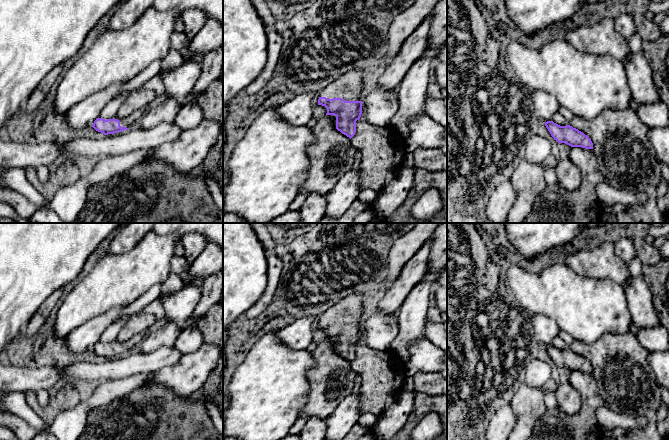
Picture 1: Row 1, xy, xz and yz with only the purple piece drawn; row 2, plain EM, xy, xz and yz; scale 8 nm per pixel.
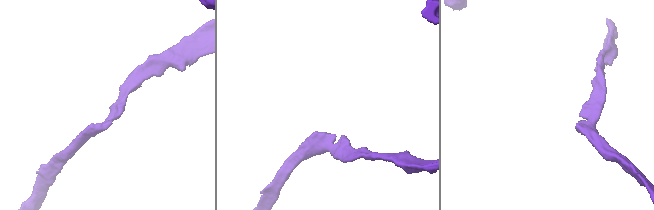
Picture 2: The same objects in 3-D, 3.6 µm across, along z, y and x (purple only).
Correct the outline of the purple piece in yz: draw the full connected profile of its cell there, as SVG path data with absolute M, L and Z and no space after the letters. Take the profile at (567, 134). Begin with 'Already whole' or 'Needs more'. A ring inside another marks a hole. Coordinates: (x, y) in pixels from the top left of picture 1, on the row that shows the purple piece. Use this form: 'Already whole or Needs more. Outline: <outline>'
Already whole. Outline: M547 121L545 122L545 126L558 143L565 143L571 147L593 149L591 139L583 132L570 125L560 126L553 121Z

